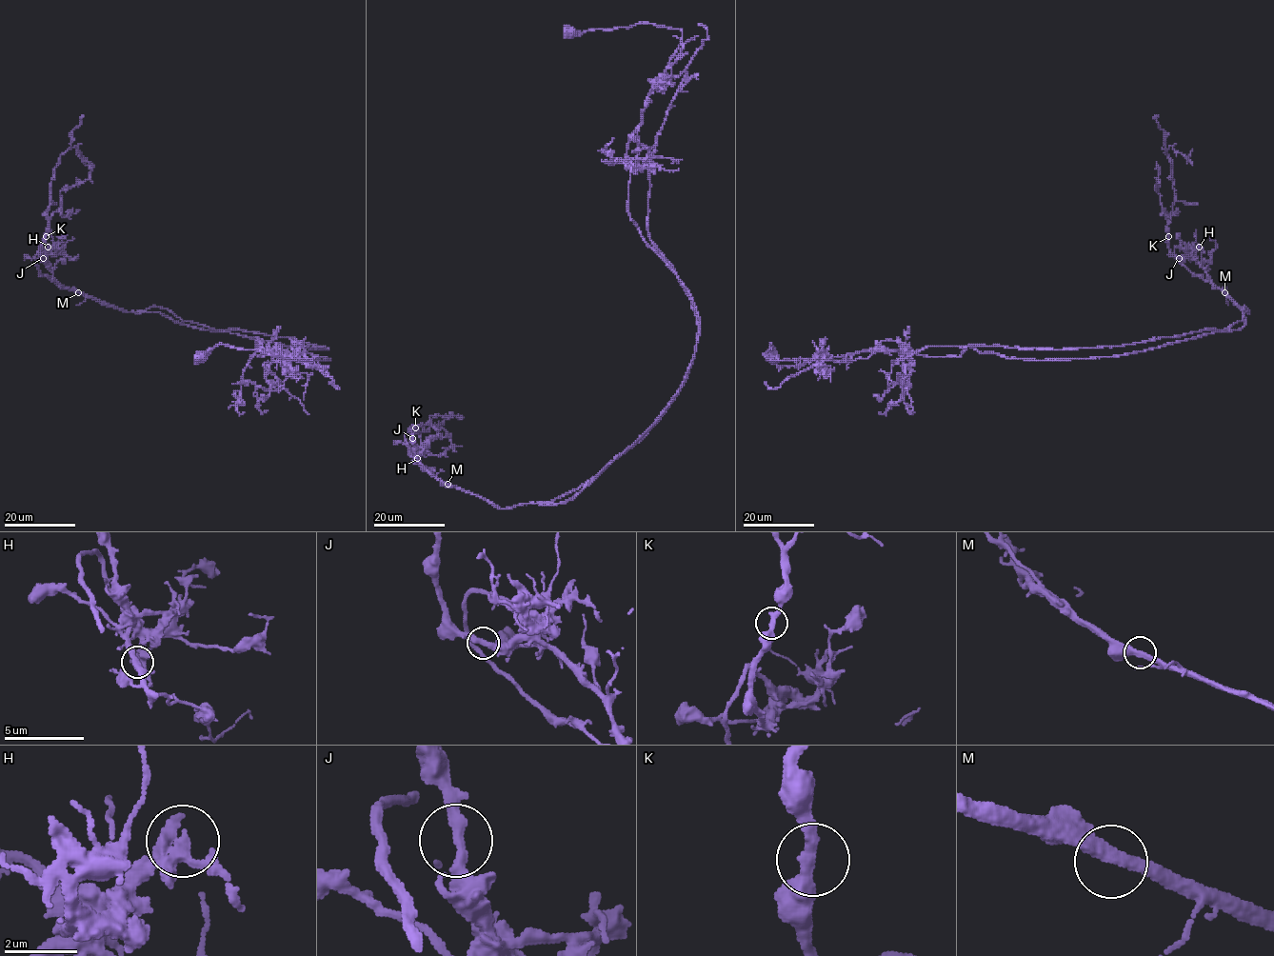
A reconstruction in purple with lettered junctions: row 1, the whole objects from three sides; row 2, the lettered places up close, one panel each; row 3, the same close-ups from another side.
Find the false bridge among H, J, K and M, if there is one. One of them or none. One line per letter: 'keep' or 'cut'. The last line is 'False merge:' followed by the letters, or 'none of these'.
H: keep
J: keep
K: keep
M: cut
False merge: M

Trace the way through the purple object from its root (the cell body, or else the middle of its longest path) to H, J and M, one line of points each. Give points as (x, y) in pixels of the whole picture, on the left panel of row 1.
H: (199, 357), (225, 345), (313, 361), (268, 348), (328, 348), (127, 312), (62, 288), (48, 247)
J: (199, 357), (225, 345), (313, 361), (268, 348), (328, 348), (127, 312), (62, 288), (43, 258)
M: (199, 357), (225, 345), (313, 361), (268, 348), (328, 348), (200, 329), (77, 292)

